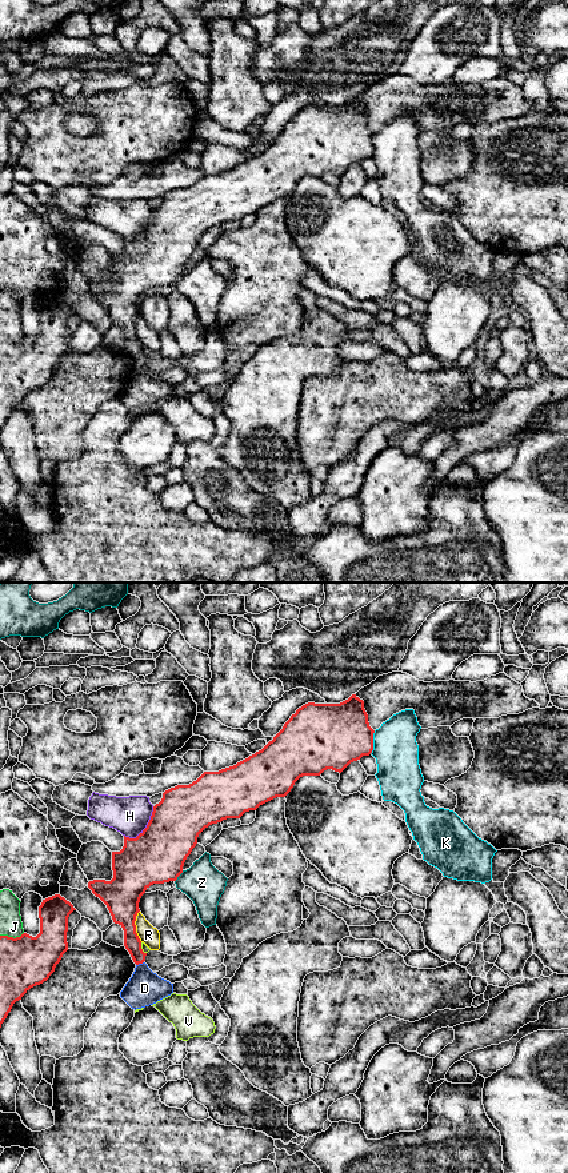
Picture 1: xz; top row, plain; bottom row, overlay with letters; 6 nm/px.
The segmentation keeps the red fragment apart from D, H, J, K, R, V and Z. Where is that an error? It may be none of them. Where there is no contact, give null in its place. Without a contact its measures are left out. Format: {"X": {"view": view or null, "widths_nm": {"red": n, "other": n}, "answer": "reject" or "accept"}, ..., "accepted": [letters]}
{"D": {"view": "xz", "widths_nm": {"red": 100, "other": 220}, "answer": "reject"}, "H": {"view": "xz", "widths_nm": {"red": 340, "other": 240}, "answer": "reject"}, "J": {"view": "xz", "widths_nm": {"red": 320, "other": 140}, "answer": "reject"}, "K": {"view": "xz", "widths_nm": {"red": 400, "other": 260}, "answer": "reject"}, "R": {"view": "xz", "widths_nm": {"red": 220, "other": 120}, "answer": "reject"}, "V": {"view": "xz", "widths_nm": {"red": 160, "other": 50}, "answer": "reject"}, "Z": {"view": "xz", "widths_nm": {"red": 340, "other": 240}, "answer": "reject"}, "accepted": []}

